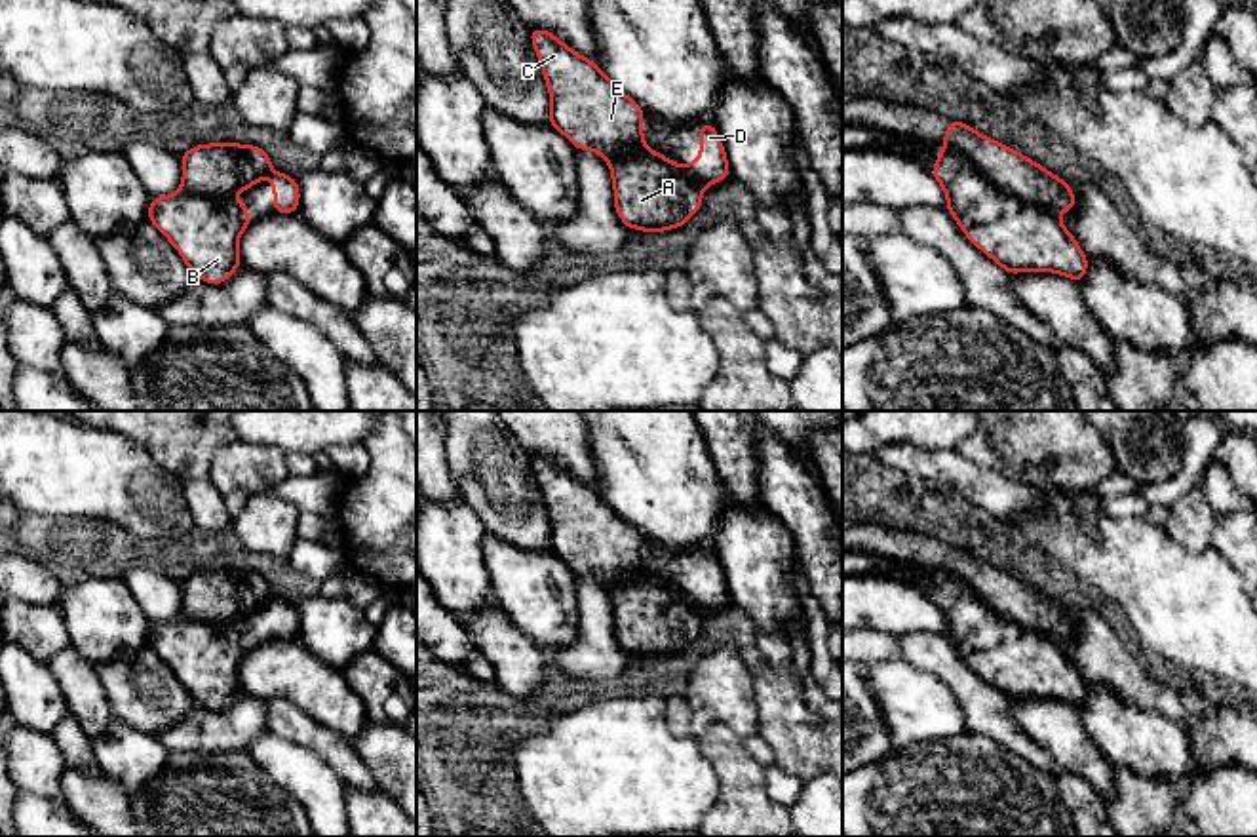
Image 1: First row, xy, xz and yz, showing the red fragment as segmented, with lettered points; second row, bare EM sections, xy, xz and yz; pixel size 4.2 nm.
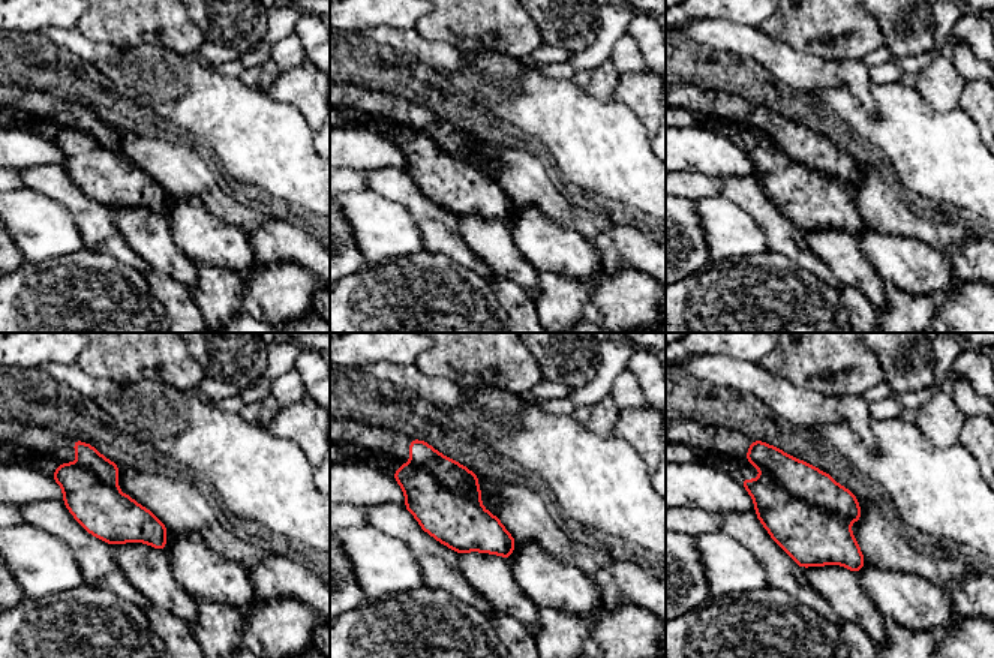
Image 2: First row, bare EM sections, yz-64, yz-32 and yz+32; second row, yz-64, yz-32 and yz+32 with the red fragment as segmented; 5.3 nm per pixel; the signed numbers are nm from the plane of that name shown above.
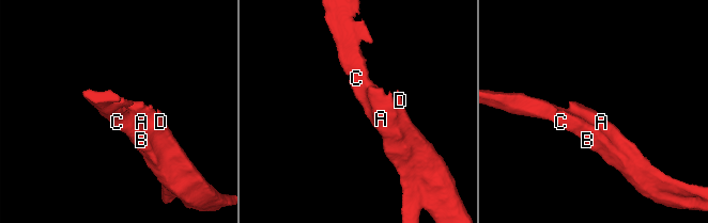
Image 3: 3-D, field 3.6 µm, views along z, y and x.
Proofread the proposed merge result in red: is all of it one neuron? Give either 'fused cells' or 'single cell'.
fused cells

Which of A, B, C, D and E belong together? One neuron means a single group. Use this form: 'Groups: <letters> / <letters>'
Groups: A / B C D E

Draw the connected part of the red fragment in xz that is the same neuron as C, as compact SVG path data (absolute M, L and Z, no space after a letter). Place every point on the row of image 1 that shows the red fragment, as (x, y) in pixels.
M531 29L550 89L550 124L576 148L612 162L626 150L647 148L643 110L590 59L557 36Z

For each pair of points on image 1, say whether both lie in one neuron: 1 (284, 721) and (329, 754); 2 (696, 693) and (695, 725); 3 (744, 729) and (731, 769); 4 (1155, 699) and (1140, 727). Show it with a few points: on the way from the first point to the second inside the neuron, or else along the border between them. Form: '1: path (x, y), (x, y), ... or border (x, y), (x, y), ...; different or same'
1: path (295, 727), (318, 742); same
2: border (683, 697), (693, 706), (708, 706), (719, 720); different
3: border (717, 721), (725, 723), (740, 739); different
4: border (1107, 693), (1124, 704), (1155, 710), (1183, 727); different

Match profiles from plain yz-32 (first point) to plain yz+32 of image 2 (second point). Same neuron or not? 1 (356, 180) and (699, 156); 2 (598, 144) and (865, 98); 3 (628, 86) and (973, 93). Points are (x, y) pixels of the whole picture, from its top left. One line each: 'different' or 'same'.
1: different
2: different
3: same

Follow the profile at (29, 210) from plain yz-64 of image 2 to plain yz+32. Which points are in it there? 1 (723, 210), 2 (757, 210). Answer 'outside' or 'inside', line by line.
1: inside
2: outside

